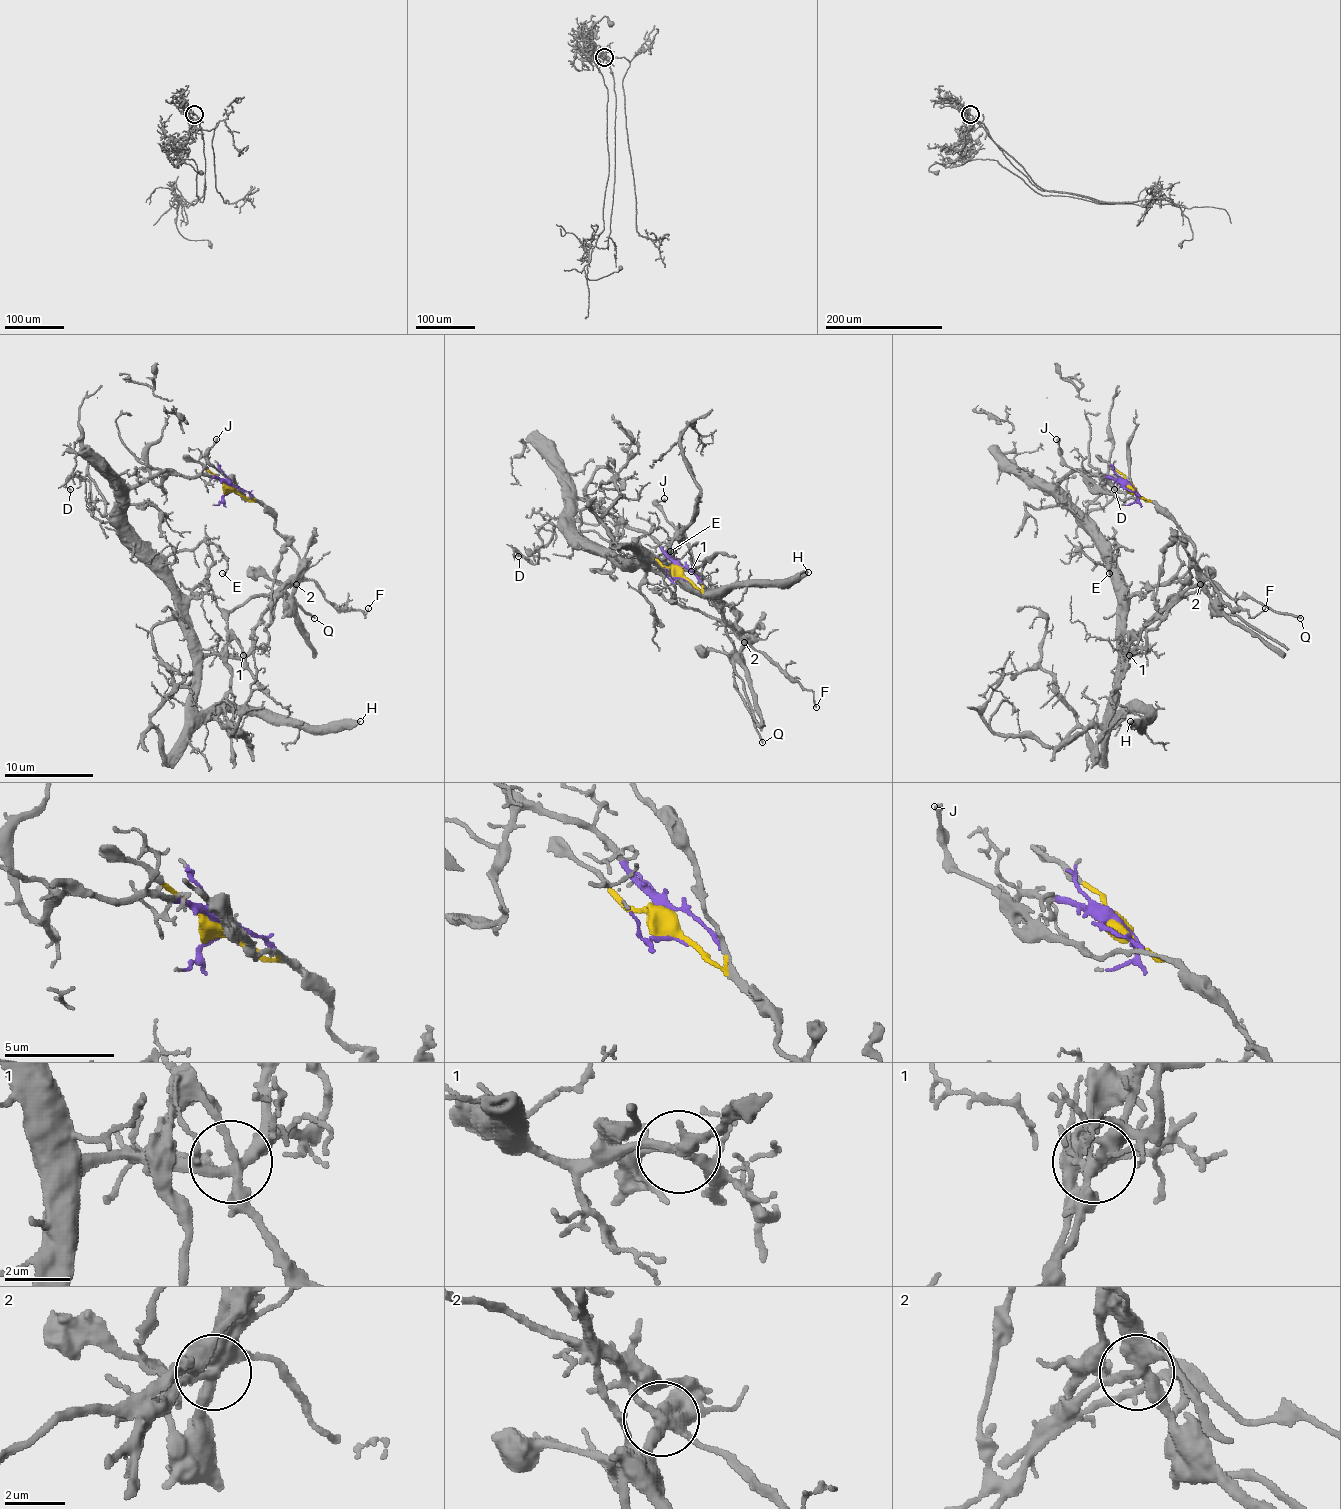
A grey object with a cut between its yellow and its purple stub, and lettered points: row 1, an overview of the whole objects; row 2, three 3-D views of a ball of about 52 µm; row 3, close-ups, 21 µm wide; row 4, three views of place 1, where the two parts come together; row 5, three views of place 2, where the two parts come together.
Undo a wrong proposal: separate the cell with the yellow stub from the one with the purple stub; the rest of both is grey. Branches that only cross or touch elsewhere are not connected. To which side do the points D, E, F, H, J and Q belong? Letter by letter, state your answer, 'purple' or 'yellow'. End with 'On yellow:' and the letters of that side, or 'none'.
D: purple
E: purple
F: purple
H: purple
J: yellow
Q: yellow
On yellow: J, Q

